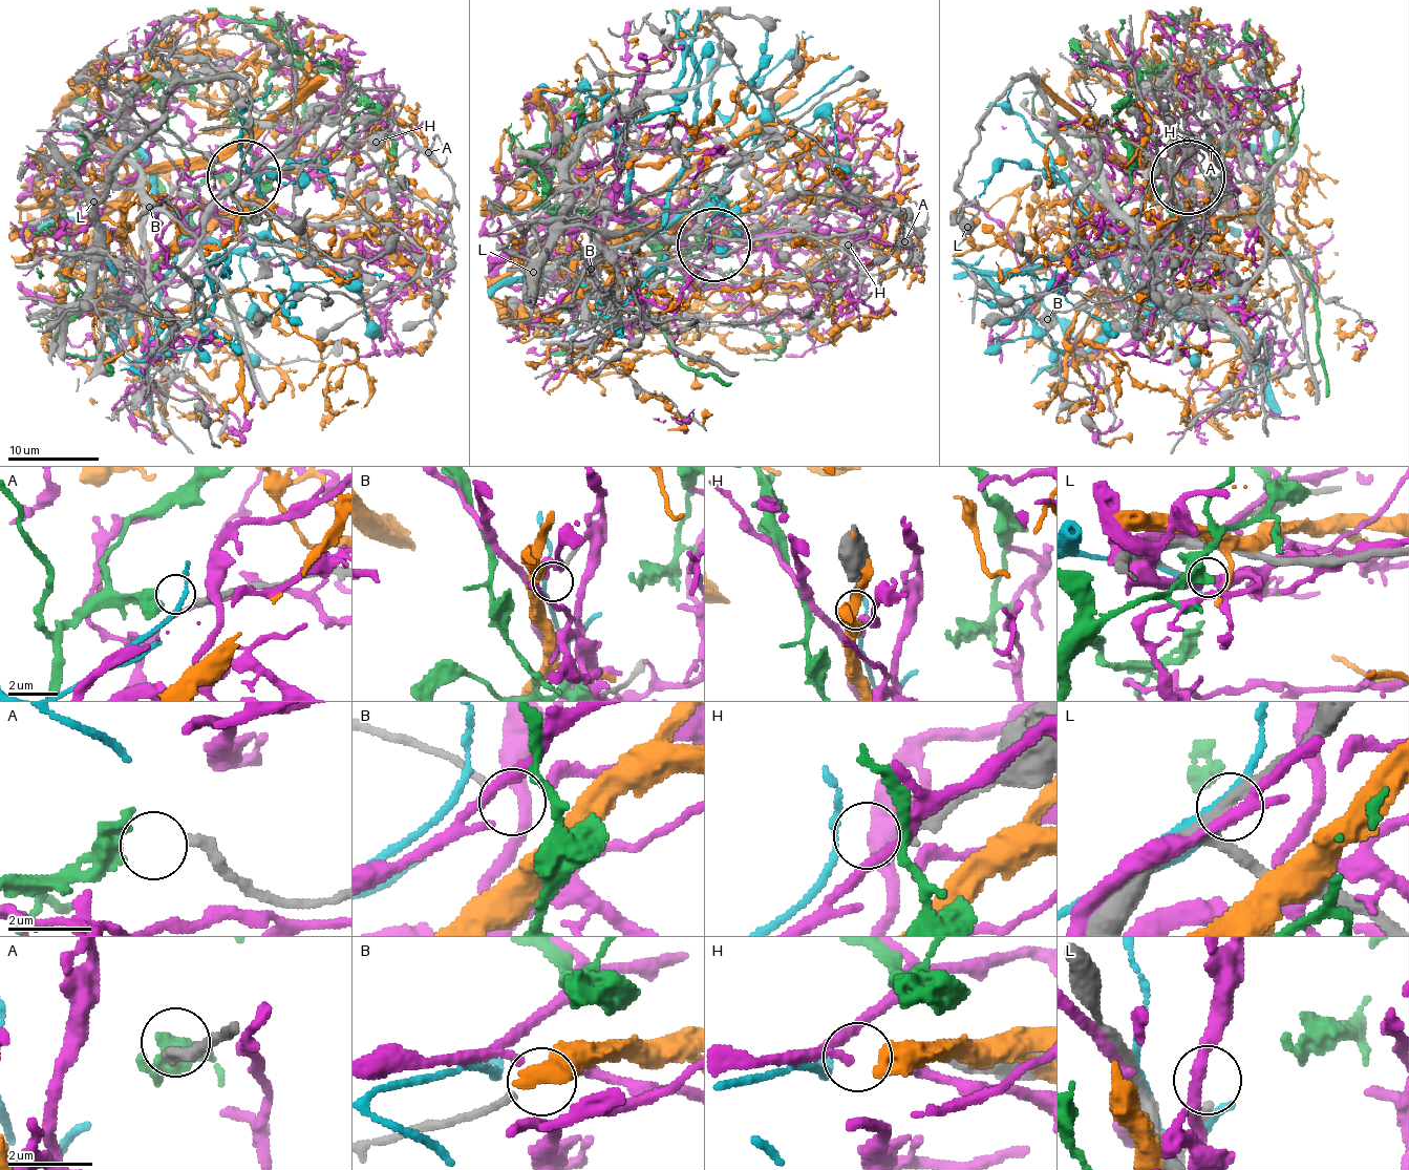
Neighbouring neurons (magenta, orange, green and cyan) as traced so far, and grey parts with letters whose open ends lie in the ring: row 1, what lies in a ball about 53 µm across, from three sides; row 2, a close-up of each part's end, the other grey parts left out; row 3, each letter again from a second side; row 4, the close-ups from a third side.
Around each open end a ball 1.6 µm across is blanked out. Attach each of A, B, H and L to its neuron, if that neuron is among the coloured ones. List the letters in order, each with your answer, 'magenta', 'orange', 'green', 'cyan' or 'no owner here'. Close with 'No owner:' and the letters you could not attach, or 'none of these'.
A: green
B: no owner here
H: cyan
L: no owner here
No owner: B, L

